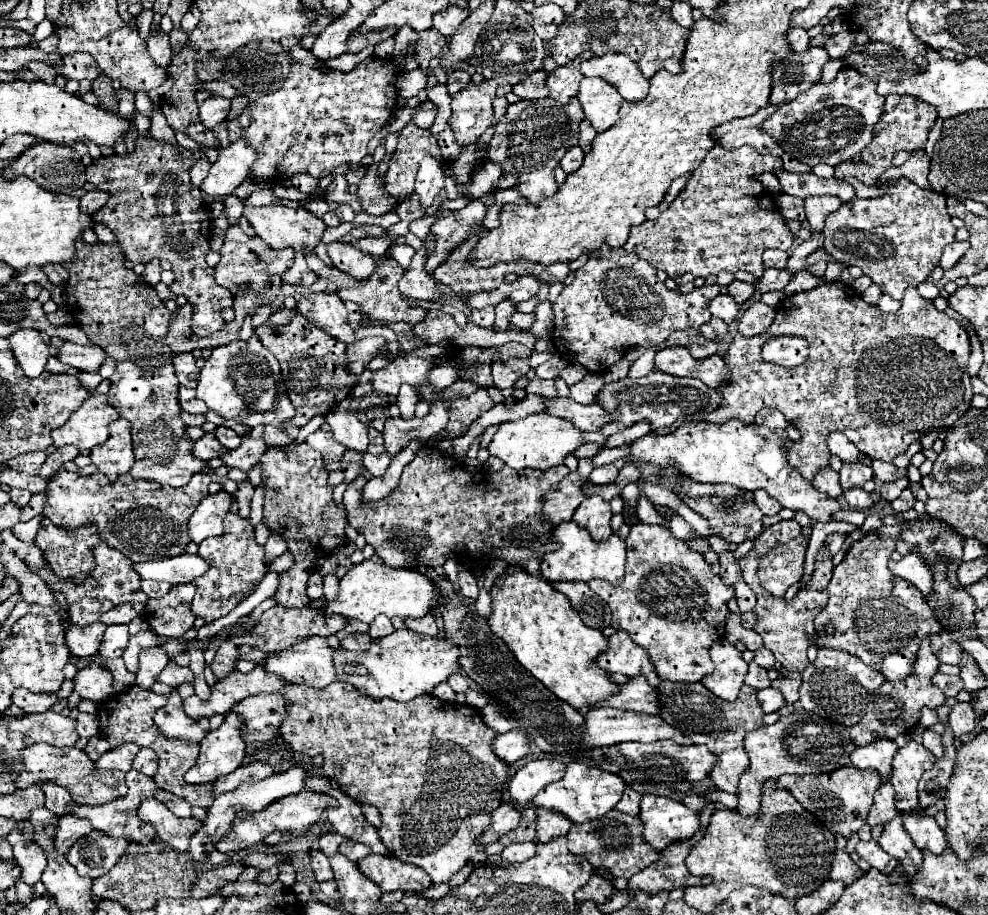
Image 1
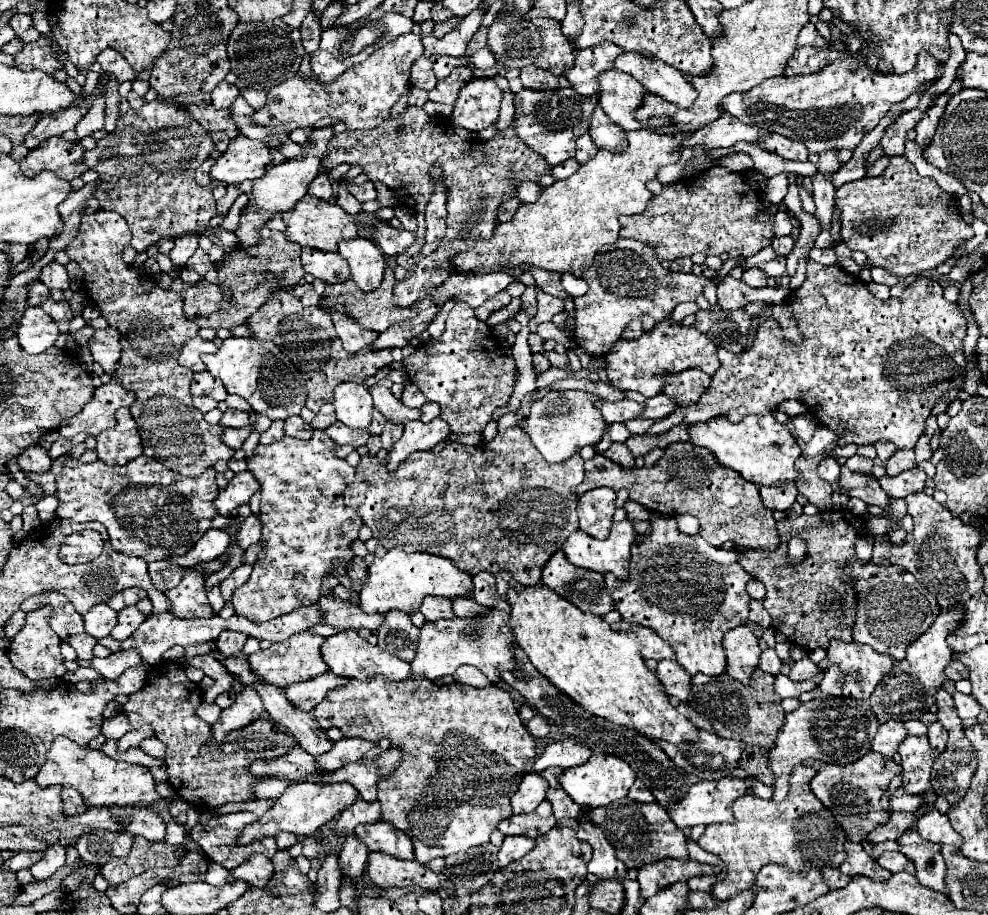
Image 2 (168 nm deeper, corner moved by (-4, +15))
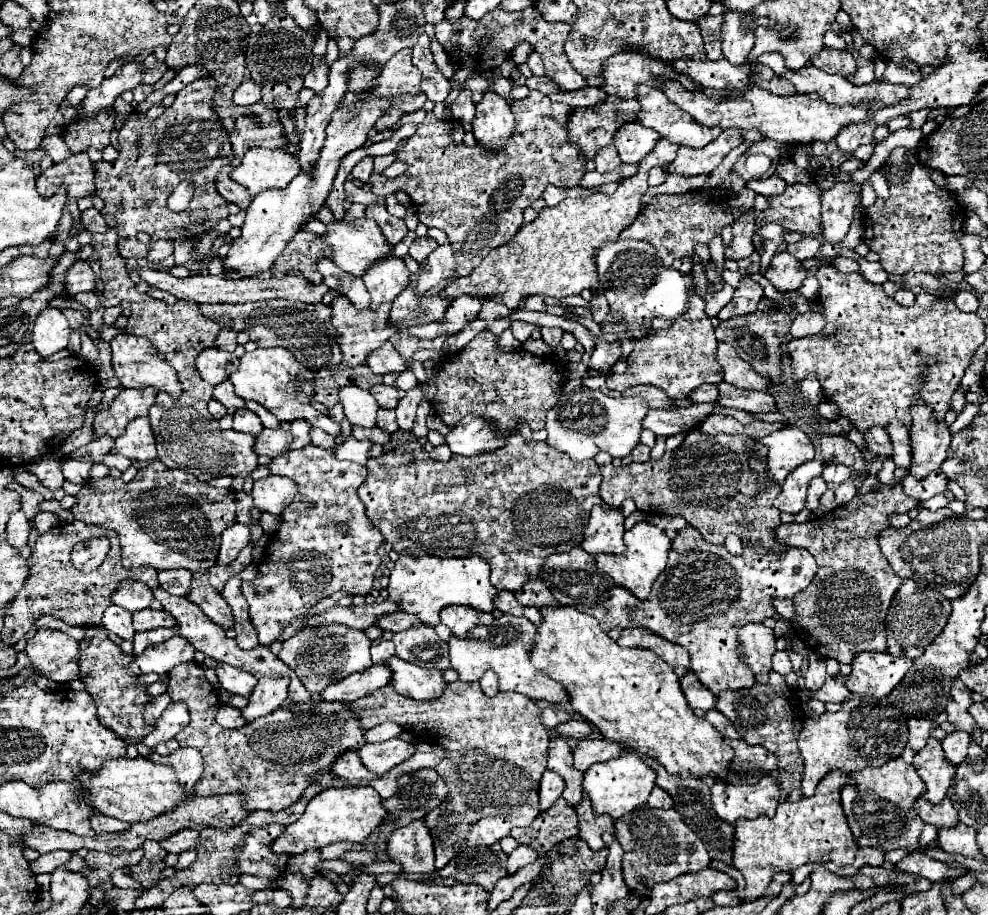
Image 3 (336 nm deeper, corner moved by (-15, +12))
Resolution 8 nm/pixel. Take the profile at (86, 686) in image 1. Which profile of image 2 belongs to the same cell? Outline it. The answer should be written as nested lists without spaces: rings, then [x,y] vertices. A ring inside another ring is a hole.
[[[119,650],[107,658],[91,660],[91,668],[105,680],[117,680],[127,668],[133,666],[141,666],[141,658],[137,658],[137,652],[133,650]]]

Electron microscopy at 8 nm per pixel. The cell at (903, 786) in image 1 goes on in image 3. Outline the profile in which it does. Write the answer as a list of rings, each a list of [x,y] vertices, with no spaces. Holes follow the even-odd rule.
[[[930,737],[928,745],[916,753],[912,765],[920,779],[926,783],[924,799],[930,803],[940,803],[946,797],[952,783],[952,775],[956,771],[952,763],[948,763],[940,741]]]

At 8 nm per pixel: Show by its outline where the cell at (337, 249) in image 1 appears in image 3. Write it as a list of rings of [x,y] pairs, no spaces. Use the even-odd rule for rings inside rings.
[[[388,257],[370,267],[370,271],[362,277],[370,295],[370,309],[378,309],[384,301],[394,301],[410,283],[410,271],[398,257]]]

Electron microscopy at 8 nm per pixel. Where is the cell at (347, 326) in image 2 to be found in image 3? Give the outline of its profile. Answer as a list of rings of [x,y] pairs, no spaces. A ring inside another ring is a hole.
[[[388,340],[384,342],[384,347],[380,351],[372,351],[372,355],[368,355],[368,367],[378,375],[402,373],[406,371],[406,359],[400,357],[400,353]]]

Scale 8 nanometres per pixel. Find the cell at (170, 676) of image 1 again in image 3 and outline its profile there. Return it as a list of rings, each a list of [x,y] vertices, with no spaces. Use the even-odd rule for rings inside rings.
[[[220,663],[216,667],[216,673],[218,673],[218,679],[220,679],[220,685],[226,691],[230,691],[234,695],[242,695],[242,697],[250,697],[252,689],[258,683],[258,679],[252,673],[248,673],[244,669],[236,669],[232,665],[224,665],[224,663]]]

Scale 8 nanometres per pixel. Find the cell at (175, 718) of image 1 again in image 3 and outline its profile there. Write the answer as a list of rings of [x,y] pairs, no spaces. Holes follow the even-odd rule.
[[[222,705],[218,709],[218,715],[216,715],[216,721],[218,725],[222,725],[224,729],[240,729],[244,727],[248,721],[242,717],[242,711],[232,707],[232,705]]]

